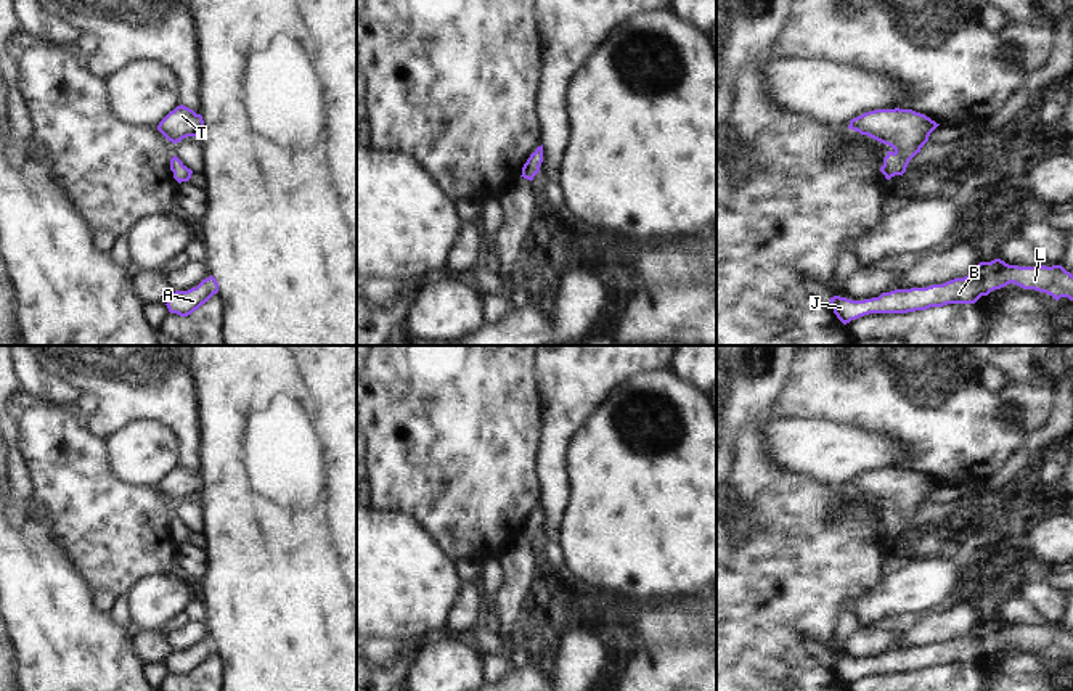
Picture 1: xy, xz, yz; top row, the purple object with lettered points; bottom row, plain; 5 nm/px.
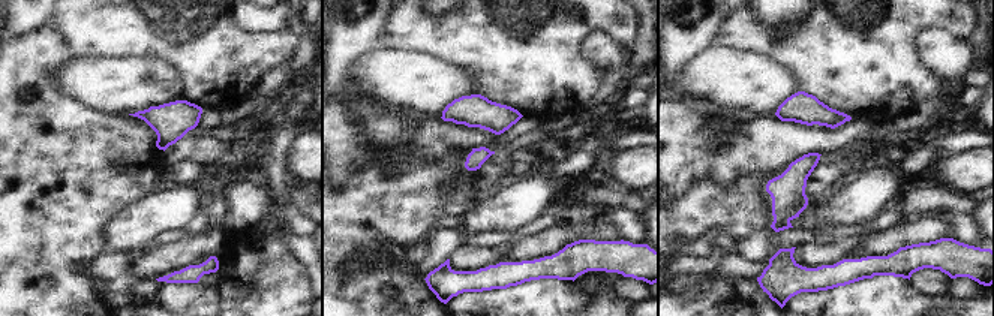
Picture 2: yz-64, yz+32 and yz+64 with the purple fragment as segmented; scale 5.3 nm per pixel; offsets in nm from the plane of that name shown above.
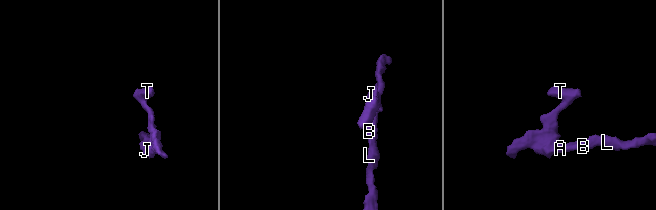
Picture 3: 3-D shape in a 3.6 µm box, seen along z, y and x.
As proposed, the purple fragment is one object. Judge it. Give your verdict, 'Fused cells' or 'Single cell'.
Single cell.

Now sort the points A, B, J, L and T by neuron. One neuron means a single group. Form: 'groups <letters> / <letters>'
groups A B J L T

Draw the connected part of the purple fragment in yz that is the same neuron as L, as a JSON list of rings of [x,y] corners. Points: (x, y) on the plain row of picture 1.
[[[1001,619],[980,622],[967,636],[943,644],[895,649],[864,660],[840,656],[829,660],[837,678],[847,685],[869,673],[908,673],[948,664],[975,664],[981,656],[988,656],[991,651],[1010,643],[1023,649],[1046,652],[1055,660],[1060,657],[1073,660],[1073,635],[1062,625],[1018,627]]]

